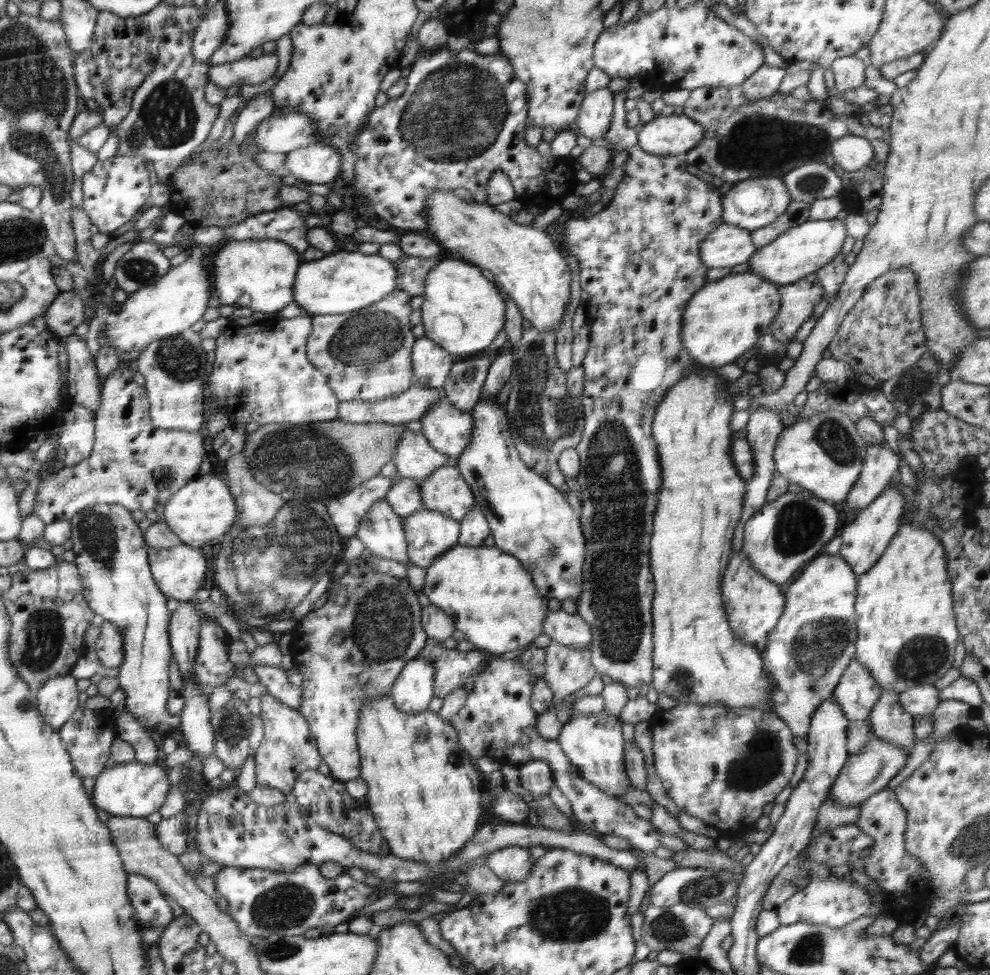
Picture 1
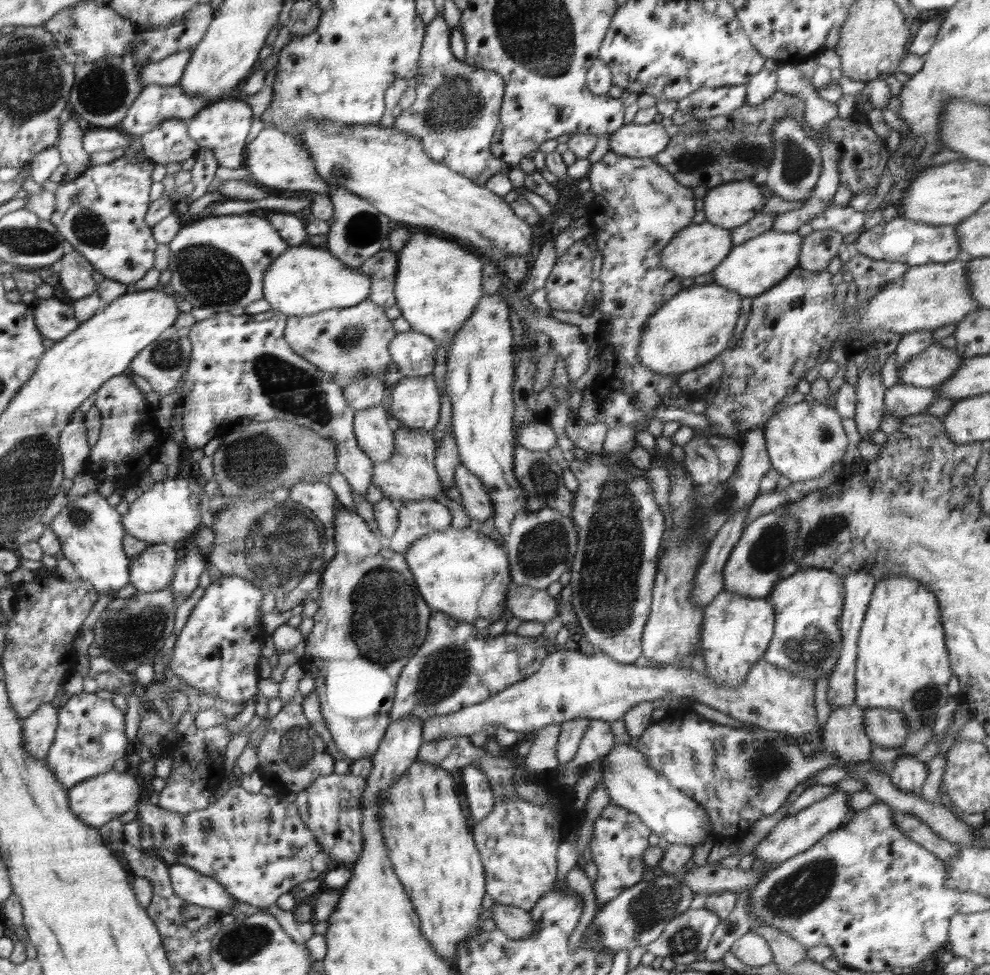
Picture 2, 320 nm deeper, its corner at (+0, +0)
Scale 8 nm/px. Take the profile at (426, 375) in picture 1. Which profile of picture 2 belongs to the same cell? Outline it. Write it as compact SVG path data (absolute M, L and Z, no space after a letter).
M410 330L396 333L390 341L389 353L404 377L432 374L437 344L431 336Z

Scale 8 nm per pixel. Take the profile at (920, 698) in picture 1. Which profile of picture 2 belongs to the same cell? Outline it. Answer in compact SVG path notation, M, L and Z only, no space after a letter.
M895 708L866 709L863 714L863 725L872 746L884 748L902 747L910 732L903 712Z

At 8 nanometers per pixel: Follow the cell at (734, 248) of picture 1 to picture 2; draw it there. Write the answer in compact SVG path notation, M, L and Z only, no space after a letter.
M708 221L692 223L678 231L666 244L661 252L661 267L683 278L708 274L729 255L733 248L731 229L719 227Z

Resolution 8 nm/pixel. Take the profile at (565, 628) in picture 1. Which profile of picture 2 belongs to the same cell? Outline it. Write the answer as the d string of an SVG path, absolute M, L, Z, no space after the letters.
M513 581L509 584L505 598L507 609L513 616L522 621L536 620L539 624L548 624L554 617L558 617L556 597L548 595L547 591L532 587L517 585Z

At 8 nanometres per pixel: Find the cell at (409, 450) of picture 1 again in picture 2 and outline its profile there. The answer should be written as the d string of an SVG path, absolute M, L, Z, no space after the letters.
M382 404L355 411L353 433L372 462L384 462L393 455L393 427Z

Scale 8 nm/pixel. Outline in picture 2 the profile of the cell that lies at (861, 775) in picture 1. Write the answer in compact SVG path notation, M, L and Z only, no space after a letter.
M837 790L824 797L824 799L813 803L810 807L800 810L799 813L782 819L771 832L755 846L753 849L755 858L760 858L760 860L764 860L767 864L775 864L775 862L784 862L808 850L816 841L829 835L830 832L836 831L838 827L843 825L846 813L850 810L849 804L847 804L848 795L848 793Z

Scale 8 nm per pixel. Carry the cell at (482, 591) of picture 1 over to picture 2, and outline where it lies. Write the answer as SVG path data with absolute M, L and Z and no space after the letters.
M450 527L442 532L432 532L414 542L404 553L404 559L406 559L406 565L413 575L421 597L434 611L442 611L454 620L465 623L472 623L476 618L484 618L494 623L502 616L502 610L507 608L505 598L509 584L512 582L507 550L474 528L456 530Z

